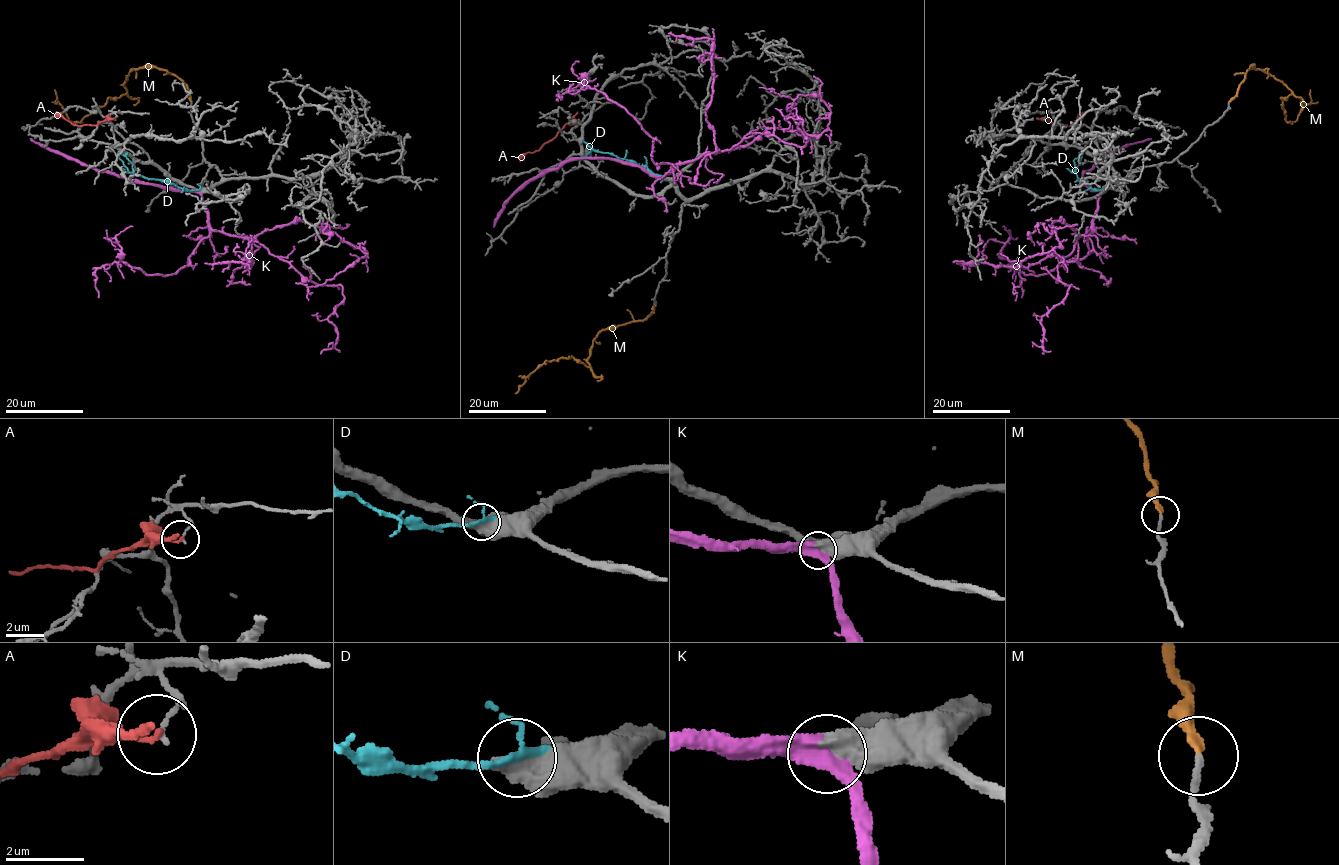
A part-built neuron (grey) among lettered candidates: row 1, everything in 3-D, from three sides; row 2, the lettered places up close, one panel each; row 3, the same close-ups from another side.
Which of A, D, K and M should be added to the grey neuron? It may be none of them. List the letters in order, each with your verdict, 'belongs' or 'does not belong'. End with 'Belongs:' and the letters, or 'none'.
A: does not belong
D: does not belong
K: belongs
M: belongs
Belongs: K, M

